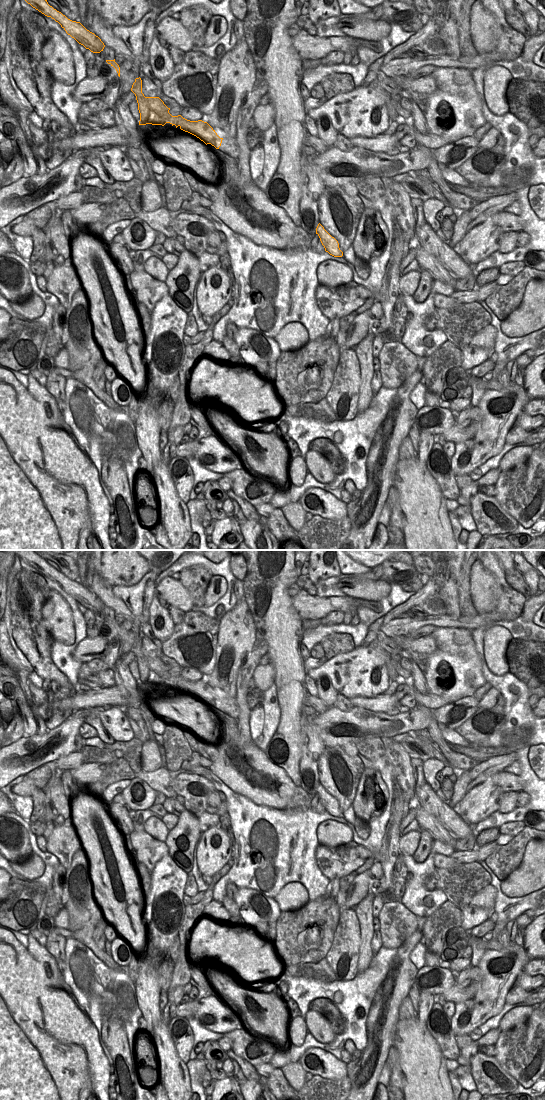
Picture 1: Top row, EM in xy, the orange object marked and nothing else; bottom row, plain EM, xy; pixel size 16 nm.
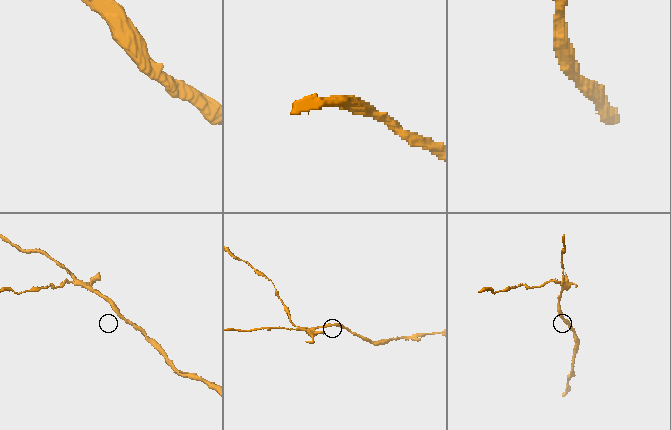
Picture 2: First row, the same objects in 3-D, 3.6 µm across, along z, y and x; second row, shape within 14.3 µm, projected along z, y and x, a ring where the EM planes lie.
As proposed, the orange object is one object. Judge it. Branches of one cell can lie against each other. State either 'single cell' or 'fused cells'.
fused cells

